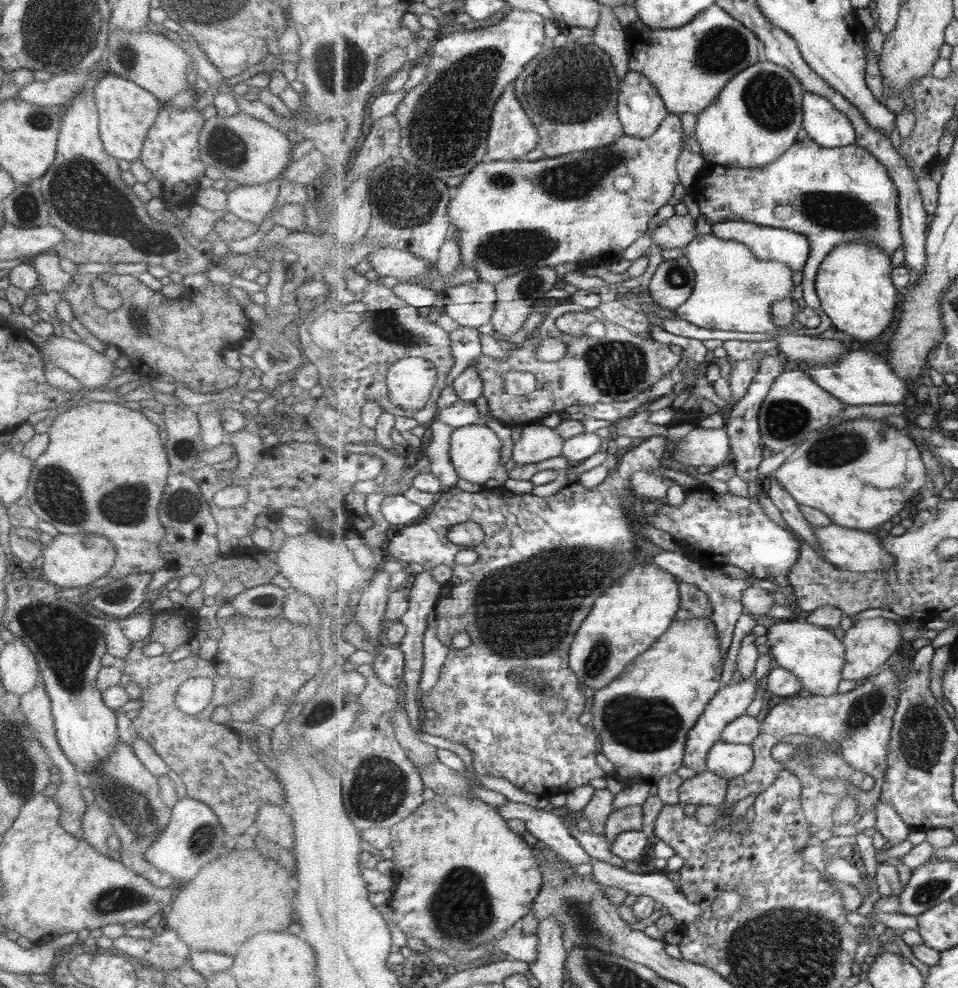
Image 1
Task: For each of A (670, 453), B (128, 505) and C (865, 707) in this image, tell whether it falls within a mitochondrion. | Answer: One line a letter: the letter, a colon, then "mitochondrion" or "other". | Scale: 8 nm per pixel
A: other
B: mitochondrion
C: mitochondrion

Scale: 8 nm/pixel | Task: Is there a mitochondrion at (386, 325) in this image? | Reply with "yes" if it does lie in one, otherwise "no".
yes

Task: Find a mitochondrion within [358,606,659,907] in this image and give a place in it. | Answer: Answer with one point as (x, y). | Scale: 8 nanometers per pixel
(596, 662)

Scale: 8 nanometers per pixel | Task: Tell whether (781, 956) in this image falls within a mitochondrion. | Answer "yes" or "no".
yes

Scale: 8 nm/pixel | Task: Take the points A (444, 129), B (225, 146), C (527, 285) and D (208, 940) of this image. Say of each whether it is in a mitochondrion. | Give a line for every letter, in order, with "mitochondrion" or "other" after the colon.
A: mitochondrion
B: mitochondrion
C: mitochondrion
D: other

